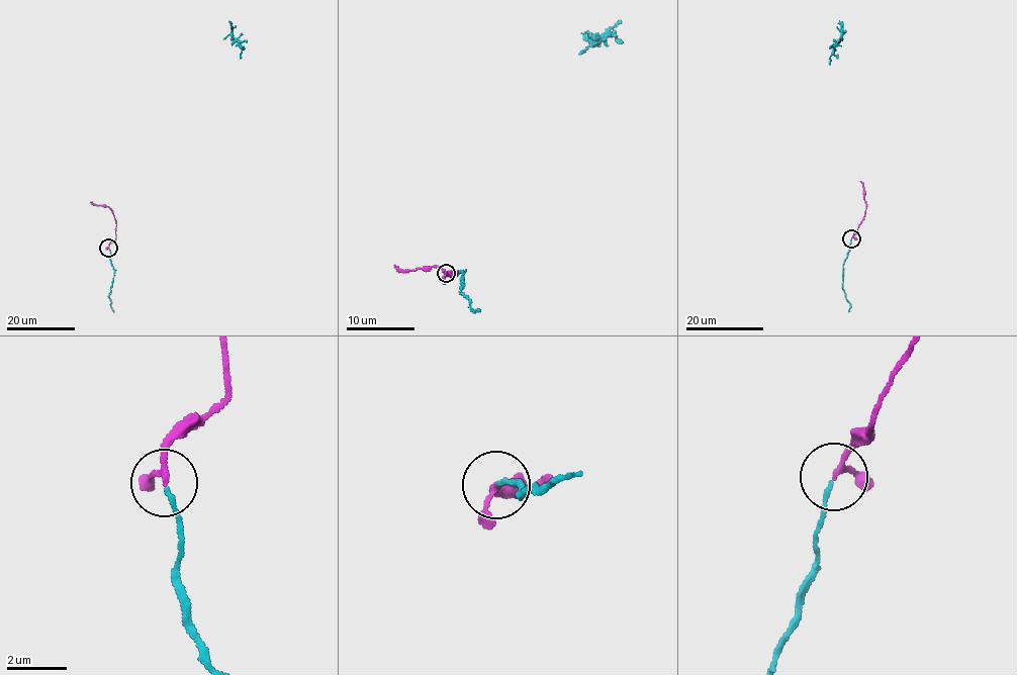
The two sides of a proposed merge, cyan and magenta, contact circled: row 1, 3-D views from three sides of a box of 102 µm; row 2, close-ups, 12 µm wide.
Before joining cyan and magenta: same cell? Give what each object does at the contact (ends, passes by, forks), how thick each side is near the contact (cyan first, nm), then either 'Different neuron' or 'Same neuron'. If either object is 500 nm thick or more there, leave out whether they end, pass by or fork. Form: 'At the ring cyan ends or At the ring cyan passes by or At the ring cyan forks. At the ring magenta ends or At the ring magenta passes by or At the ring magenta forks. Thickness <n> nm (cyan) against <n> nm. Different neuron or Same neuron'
At the ring cyan ends. At the ring magenta passes by. Thickness 140 nm (cyan) against 150 nm. Same neuron

